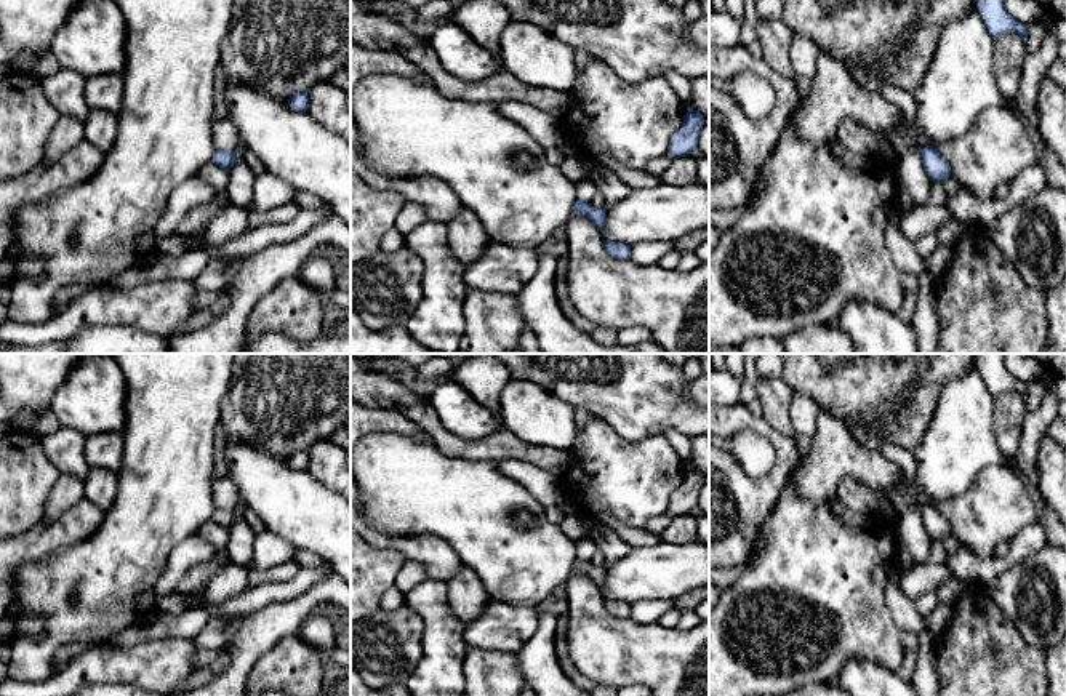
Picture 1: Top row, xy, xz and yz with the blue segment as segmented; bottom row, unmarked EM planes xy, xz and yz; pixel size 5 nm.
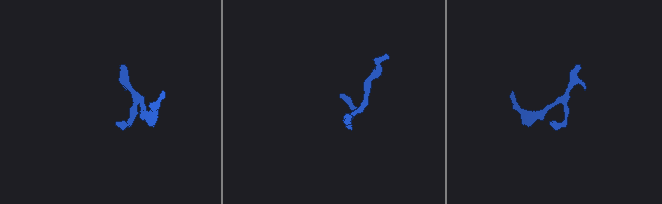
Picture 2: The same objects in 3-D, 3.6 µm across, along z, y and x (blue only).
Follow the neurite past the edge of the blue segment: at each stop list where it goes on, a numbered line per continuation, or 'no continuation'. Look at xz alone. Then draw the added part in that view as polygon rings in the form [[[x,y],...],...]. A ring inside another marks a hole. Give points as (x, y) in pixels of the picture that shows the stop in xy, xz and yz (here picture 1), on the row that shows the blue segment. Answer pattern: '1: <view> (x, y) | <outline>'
1: xz (586, 189) | [[[587,171],[587,174],[579,182],[576,182],[576,198],[591,203],[595,192],[597,192],[597,186],[589,178],[589,171]]]

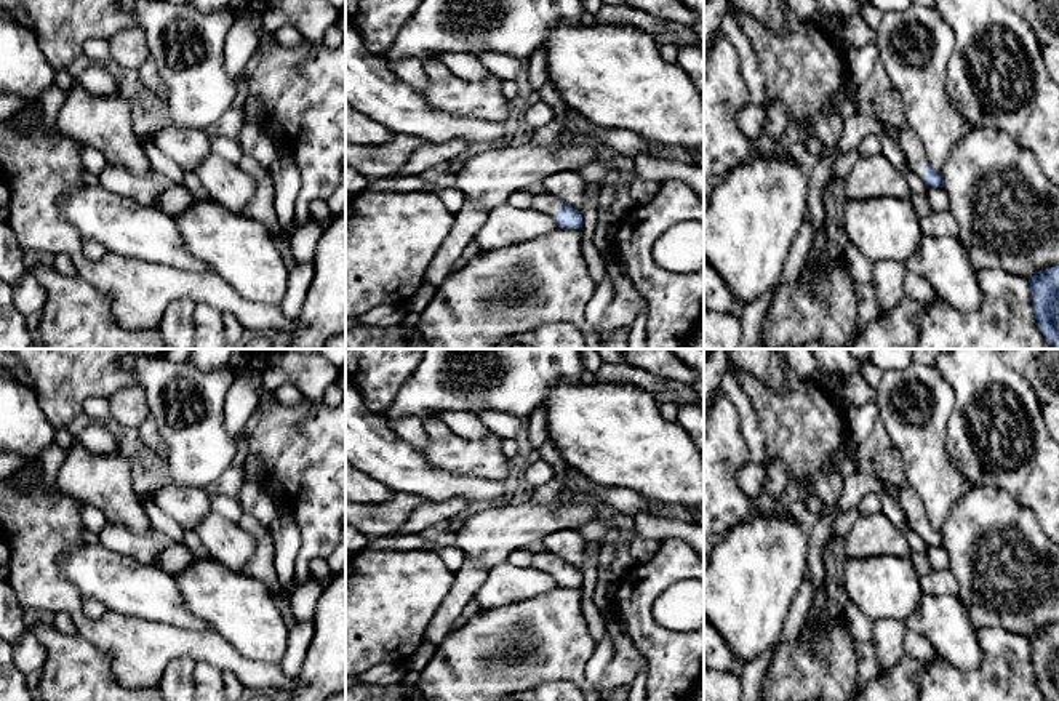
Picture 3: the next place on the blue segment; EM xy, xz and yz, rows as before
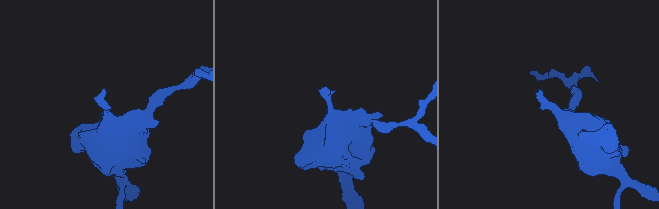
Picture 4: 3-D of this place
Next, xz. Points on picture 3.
1: xz (549, 204) | [[[542,192],[534,195],[531,208],[549,216],[555,216],[561,205],[563,202],[557,195]]]

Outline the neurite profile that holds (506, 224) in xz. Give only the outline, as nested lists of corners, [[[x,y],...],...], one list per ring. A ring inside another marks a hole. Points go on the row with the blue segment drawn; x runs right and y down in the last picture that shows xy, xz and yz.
[[[506,202],[490,211],[475,240],[482,250],[494,250],[512,243],[530,242],[536,237],[547,235],[557,227],[553,216],[533,208],[517,208]]]

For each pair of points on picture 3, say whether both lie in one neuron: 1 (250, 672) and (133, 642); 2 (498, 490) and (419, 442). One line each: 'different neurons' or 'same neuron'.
1: same neuron
2: different neurons

